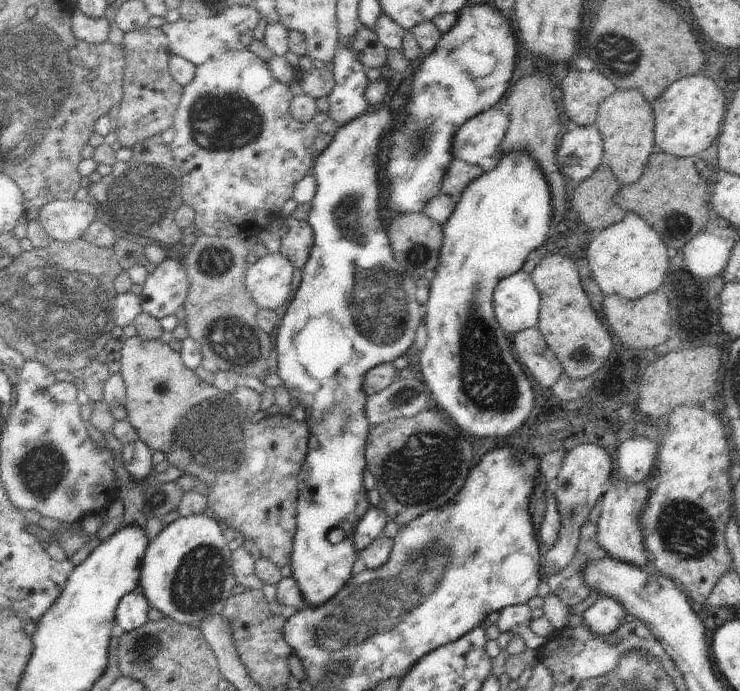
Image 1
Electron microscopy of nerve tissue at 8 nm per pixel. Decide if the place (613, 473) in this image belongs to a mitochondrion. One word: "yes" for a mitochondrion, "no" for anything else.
no

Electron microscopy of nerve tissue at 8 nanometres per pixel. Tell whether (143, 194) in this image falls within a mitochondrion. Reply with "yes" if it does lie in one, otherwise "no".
yes

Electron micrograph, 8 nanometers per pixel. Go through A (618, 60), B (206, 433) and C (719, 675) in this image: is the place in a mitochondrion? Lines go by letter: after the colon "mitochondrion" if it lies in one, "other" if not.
A: mitochondrion
B: mitochondrion
C: other

